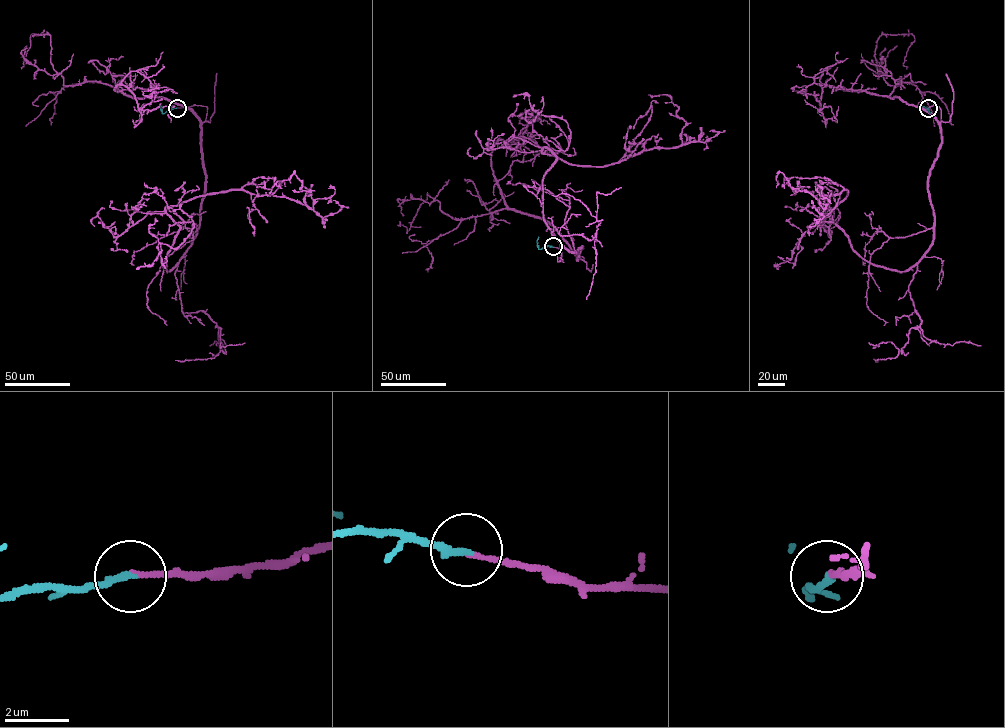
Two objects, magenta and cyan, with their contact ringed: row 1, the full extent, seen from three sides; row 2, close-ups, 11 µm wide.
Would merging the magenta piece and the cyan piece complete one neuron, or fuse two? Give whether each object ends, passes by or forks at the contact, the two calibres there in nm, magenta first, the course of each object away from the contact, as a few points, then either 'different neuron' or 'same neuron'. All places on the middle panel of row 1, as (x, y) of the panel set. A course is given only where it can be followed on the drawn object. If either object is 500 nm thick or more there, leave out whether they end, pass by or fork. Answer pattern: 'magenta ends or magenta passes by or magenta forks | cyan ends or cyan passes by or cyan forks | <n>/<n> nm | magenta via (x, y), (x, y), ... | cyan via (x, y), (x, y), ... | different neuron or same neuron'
magenta ends | cyan ends | 150/240 nm | magenta via (553, 247), (584, 259), (544, 219), (556, 157), (542, 150), (604, 166), (676, 148), (678, 108), (648, 95) | cyan via (553, 247), (539, 249), (538, 236) | same neuron

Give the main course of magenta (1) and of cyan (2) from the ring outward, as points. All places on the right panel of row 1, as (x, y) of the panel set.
1: (928, 108), (934, 239), (908, 269), (853, 249), (829, 217), (846, 190), (776, 187)
2: (928, 108), (931, 113), (918, 106)

